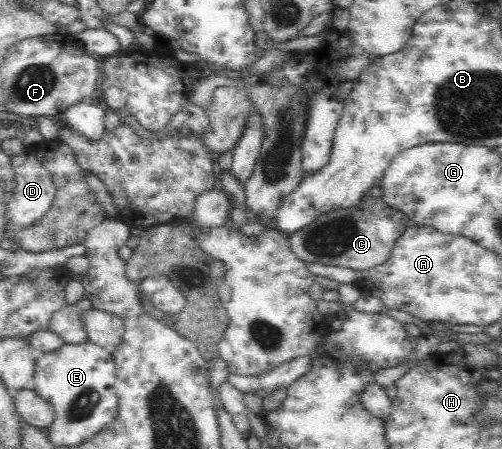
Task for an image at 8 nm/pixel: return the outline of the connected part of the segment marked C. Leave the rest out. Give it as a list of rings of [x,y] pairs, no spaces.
[[[366,194],[353,207],[331,208],[319,214],[287,239],[291,251],[300,260],[319,262],[324,266],[344,266],[360,272],[389,259],[396,240],[404,234],[409,224],[400,211],[386,206],[381,197]]]

